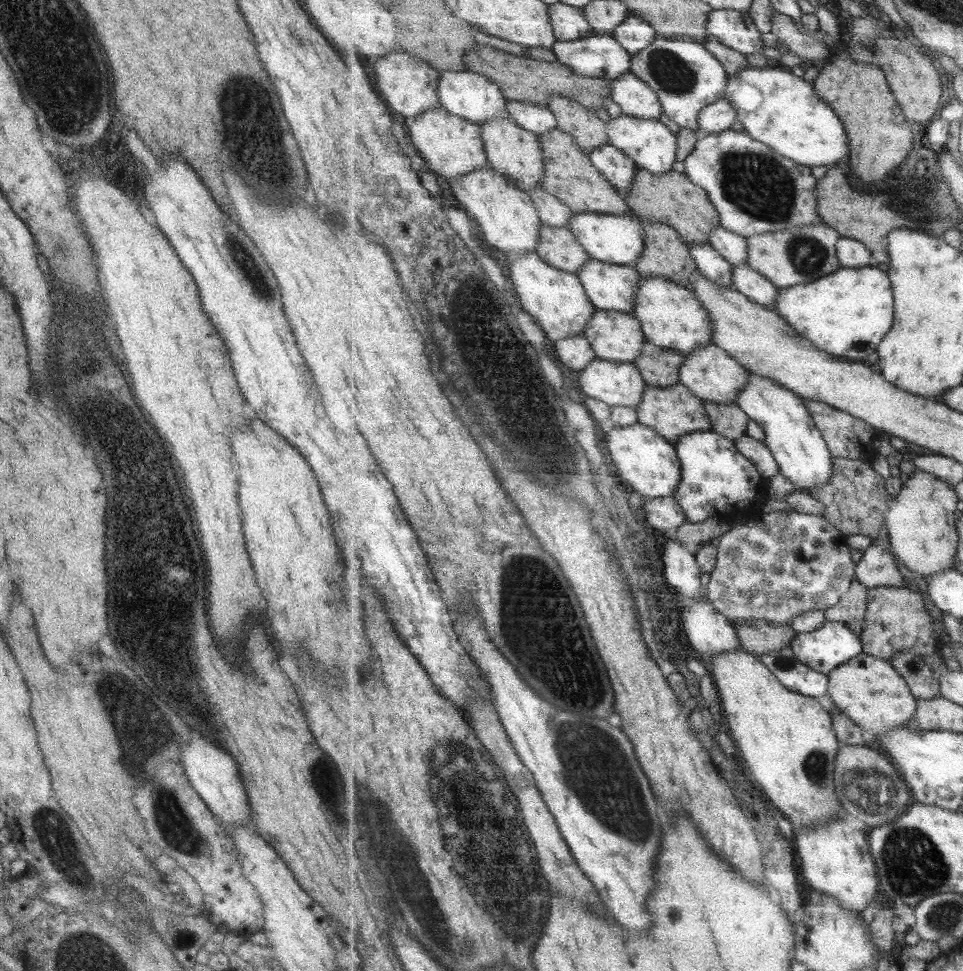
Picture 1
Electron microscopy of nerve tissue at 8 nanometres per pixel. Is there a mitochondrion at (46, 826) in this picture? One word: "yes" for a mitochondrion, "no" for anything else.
yes

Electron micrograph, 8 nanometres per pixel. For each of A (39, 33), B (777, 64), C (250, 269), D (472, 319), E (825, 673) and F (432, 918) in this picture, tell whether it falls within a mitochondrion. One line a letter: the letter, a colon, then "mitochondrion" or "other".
A: mitochondrion
B: other
C: mitochondrion
D: mitochondrion
E: other
F: mitochondrion

